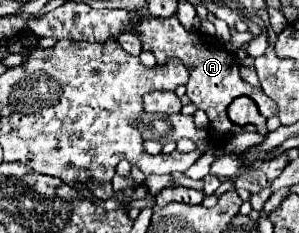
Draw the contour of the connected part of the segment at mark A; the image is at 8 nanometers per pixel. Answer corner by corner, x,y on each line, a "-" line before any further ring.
170,16
166,20
158,20
158,18
146,18
142,22
138,22
134,26
134,34
140,36
142,40
142,48
144,50
152,50
156,54
156,63
158,65
165,64
168,58
176,56
184,62
184,66
188,68
190,72
190,80
186,84
186,96
190,98
190,102
204,110
206,116
210,118
210,138
216,142
216,144
222,144
224,142
224,136
226,134
240,134
240,132
246,132
246,130
256,130
256,126
248,124
248,126
238,126
234,124
228,114
226,114
226,108
230,106
230,102
238,96
250,96
256,104
258,104
258,110
264,118
270,118
274,114
278,114
278,108
274,112
274,100
270,100
262,88
256,88
248,82
244,82
238,74
238,62
234,58
232,52
228,52
224,48
222,42
218,42
216,38
208,36
208,34
202,34
202,32
188,32
184,30
184,26
178,22
176,16

